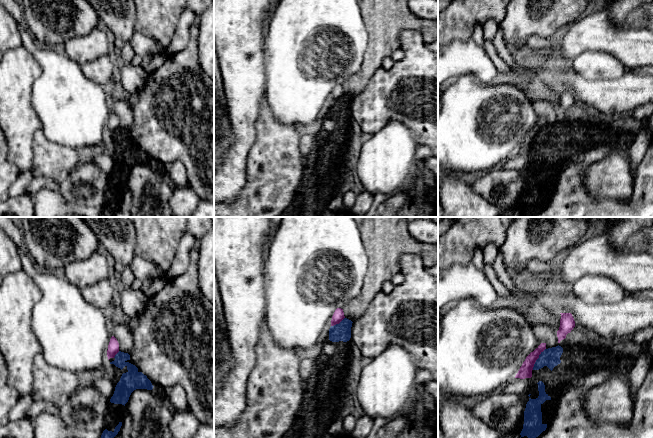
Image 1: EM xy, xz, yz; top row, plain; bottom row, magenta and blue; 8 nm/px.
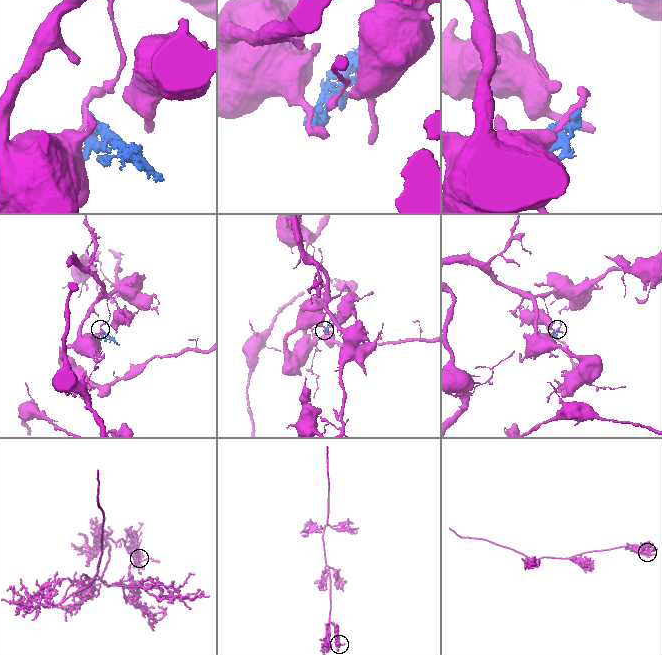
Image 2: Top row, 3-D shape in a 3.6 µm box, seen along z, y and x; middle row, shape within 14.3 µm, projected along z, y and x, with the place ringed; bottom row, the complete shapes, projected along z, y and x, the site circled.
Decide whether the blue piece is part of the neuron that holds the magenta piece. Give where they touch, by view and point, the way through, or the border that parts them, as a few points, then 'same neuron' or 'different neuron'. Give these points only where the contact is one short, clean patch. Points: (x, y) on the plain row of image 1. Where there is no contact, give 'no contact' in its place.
meets magenta in yz at (537, 134); border along yz (545, 124), (532, 145); different neuron

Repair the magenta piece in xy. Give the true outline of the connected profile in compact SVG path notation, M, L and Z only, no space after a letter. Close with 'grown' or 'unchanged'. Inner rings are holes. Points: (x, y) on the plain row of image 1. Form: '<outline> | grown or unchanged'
M112 112L108 121L108 126L107 126L108 136L110 134L114 134L118 128L119 128L119 119L117 115L114 112Z | unchanged

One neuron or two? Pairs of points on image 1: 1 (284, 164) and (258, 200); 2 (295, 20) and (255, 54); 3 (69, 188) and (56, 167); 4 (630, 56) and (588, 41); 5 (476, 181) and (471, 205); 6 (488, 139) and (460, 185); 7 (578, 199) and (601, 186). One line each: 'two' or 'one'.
1: one
2: two
3: two
4: one
5: two
6: two
7: two

